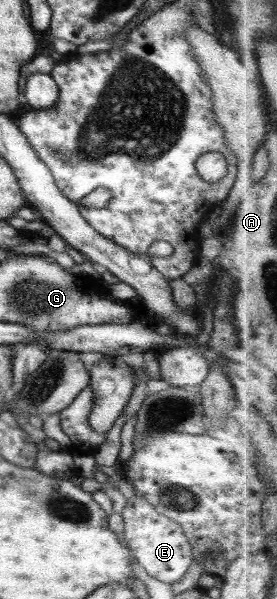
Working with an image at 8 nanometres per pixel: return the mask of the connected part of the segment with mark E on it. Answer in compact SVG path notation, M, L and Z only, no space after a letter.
M136 495L125 500L125 506L119 514L127 547L134 559L150 577L162 583L176 583L193 561L191 543L180 524L160 515L147 501Z

